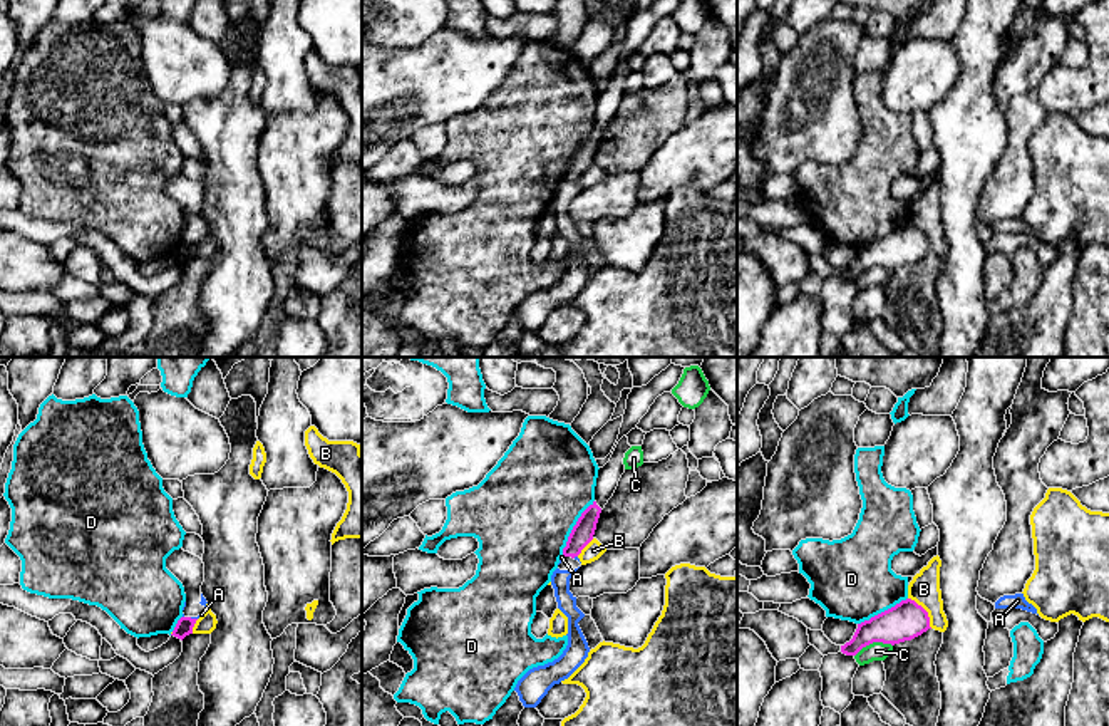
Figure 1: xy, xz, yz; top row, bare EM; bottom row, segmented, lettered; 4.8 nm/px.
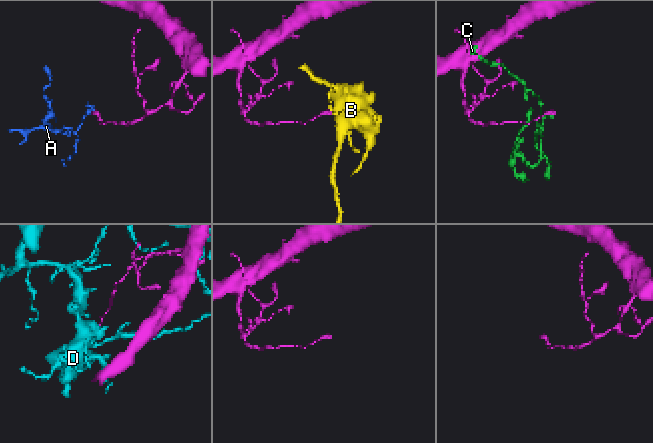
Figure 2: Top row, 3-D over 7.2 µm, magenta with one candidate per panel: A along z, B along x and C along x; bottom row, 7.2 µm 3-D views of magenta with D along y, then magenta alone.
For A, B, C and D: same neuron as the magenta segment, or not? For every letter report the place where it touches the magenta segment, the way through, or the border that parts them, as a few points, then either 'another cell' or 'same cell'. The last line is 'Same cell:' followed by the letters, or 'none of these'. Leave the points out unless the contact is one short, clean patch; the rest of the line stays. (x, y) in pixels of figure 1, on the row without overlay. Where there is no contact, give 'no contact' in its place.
A: contact xy (193, 243); border xy (190, 242), (196, 243); another cell
B: contact yz (925, 235); border yz (908, 222), (927, 237), (932, 252); another cell
C: contact yz (873, 265); another cell
D: contact xz (573, 153); border xz (593, 124), (573, 151), (562, 180); another cell
Same cell: none of these

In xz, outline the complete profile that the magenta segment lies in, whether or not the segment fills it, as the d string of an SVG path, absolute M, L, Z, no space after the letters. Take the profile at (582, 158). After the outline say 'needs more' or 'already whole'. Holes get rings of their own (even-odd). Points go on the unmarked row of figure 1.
M593 126L573 151L563 181L578 181L581 174L593 164L601 132Z; already whole

